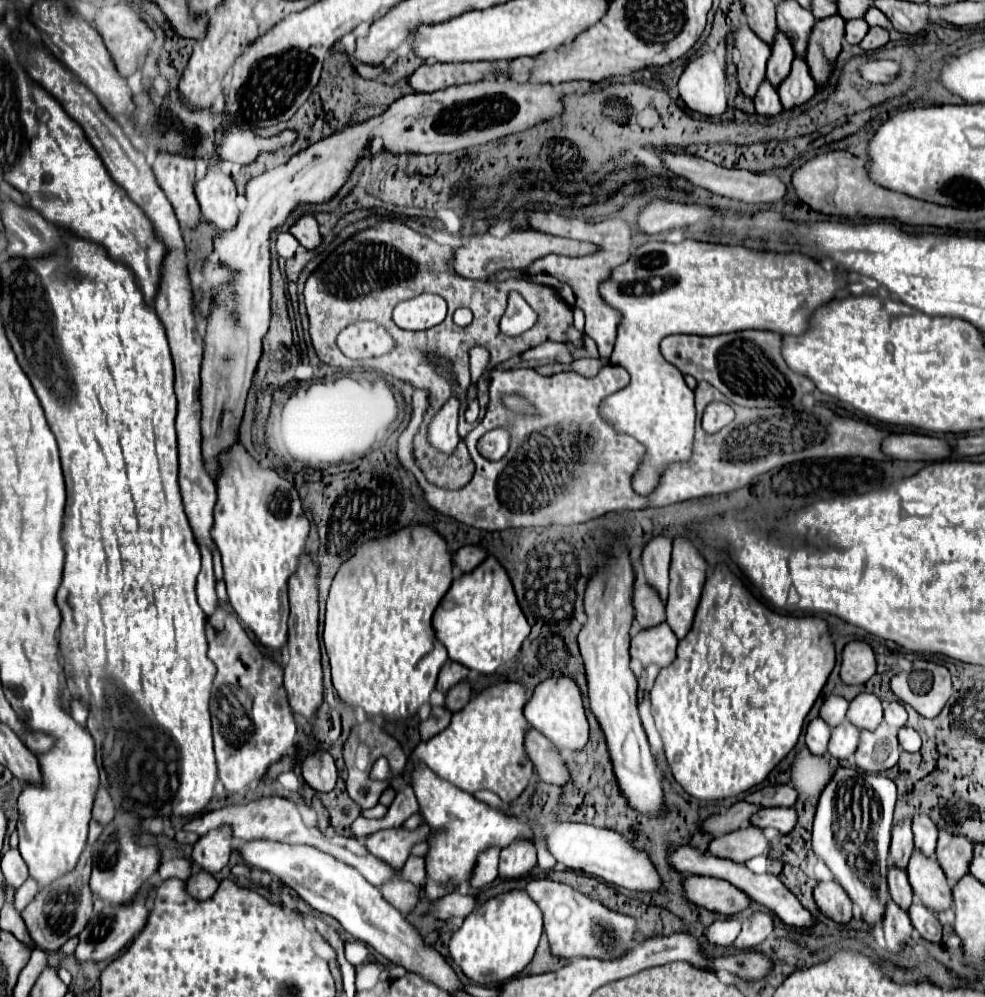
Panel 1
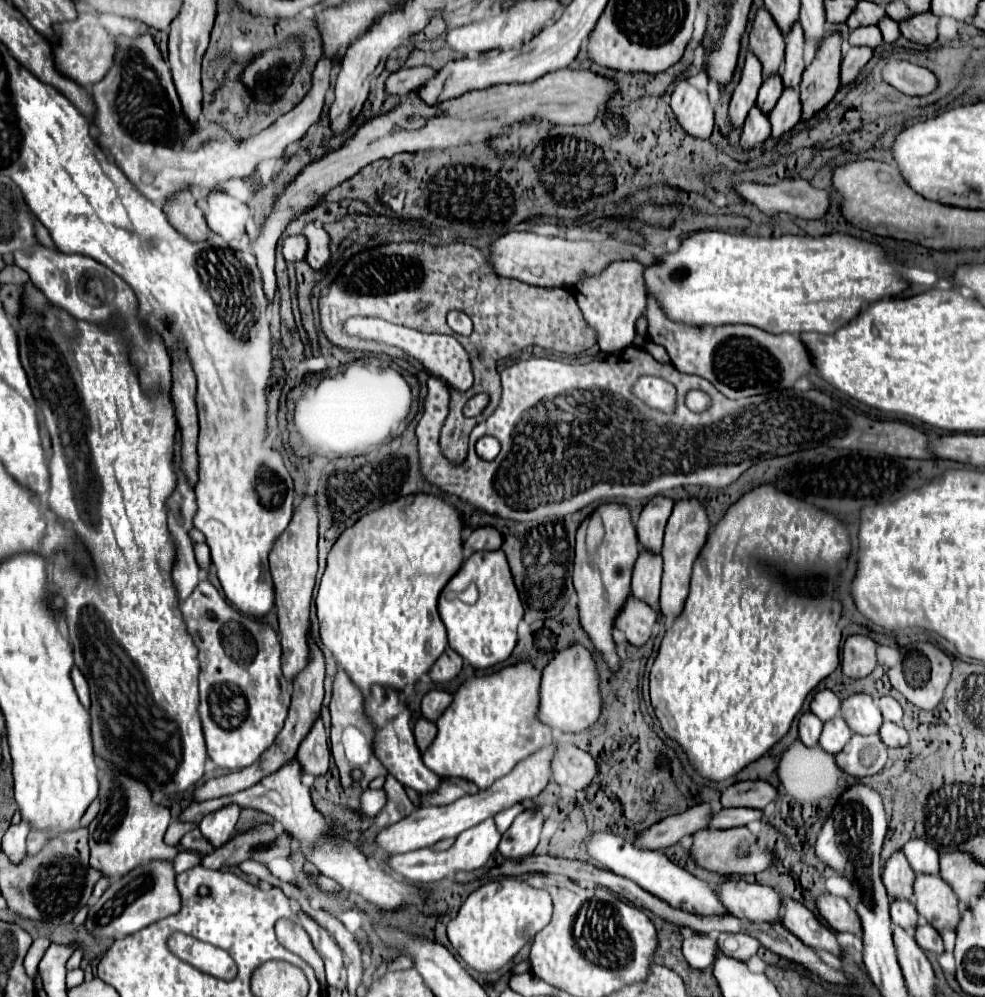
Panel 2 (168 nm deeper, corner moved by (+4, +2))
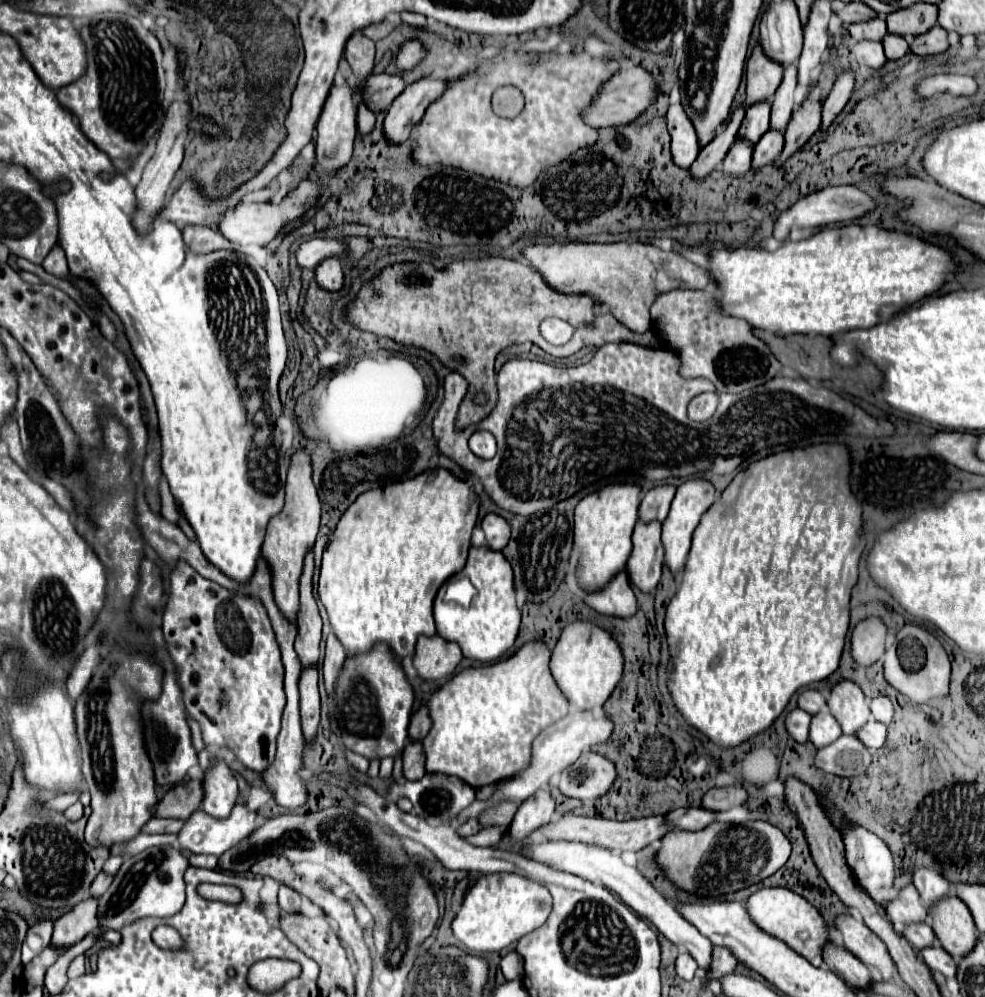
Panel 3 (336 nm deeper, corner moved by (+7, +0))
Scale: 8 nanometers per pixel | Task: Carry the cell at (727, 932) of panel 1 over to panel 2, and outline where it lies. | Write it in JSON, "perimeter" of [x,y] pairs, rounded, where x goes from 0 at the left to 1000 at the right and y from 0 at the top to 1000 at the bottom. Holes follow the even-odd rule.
{"perimeter":[[[706,935],[693,943],[693,959],[699,965],[699,969],[708,973],[722,969],[728,961],[728,953],[730,953],[728,943],[718,937]]]}

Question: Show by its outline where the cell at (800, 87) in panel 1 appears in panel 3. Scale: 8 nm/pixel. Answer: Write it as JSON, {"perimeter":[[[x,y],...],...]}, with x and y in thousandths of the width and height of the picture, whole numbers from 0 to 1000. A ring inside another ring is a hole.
{"perimeter":[[[780,130],[772,142],[765,146],[763,152],[763,171],[772,171],[780,164],[786,162],[786,158],[794,152],[796,148],[796,134],[788,130]]]}

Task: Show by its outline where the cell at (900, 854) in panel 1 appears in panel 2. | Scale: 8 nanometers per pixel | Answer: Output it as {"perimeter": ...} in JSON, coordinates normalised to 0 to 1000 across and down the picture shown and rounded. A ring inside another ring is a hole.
{"perimeter":[[[909,853],[896,867],[896,887],[901,891],[903,901],[927,903],[927,883],[929,875],[925,873],[919,857],[915,853]]]}

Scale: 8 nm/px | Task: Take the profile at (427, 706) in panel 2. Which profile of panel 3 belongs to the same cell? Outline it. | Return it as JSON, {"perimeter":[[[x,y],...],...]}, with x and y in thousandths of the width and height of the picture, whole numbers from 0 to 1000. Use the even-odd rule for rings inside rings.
{"perimeter":[[[428,708],[428,710],[426,710],[422,716],[418,716],[418,720],[416,720],[414,742],[418,742],[418,744],[430,742],[430,738],[432,738],[435,732],[437,732],[437,726],[439,726],[439,722],[437,722],[437,718],[435,718],[435,712],[432,712],[432,708]]]}

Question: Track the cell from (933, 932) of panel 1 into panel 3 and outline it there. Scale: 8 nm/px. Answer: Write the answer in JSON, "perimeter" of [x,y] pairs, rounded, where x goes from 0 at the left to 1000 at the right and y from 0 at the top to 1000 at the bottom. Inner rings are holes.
{"perimeter":[[[954,947],[938,951],[938,953],[934,953],[934,957],[938,959],[938,965],[942,967],[942,971],[946,975],[954,975],[958,981],[971,979],[971,965]]]}

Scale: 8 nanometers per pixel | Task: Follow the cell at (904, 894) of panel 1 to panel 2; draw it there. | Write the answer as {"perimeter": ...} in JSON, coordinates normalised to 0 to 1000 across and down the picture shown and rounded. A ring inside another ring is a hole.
{"perimeter":[[[917,901],[905,903],[905,923],[907,923],[907,927],[913,927],[915,931],[923,933],[923,937],[927,937],[927,933],[931,929],[931,921],[933,921],[933,917],[931,917],[931,913],[925,905],[921,905]]]}

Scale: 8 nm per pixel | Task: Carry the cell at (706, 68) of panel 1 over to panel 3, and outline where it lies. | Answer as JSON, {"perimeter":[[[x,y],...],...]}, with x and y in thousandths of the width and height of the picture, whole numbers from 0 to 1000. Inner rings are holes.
{"perimeter":[[[680,104],[676,120],[678,120],[680,150],[682,150],[684,164],[688,169],[701,169],[701,164],[711,154],[707,130],[703,122],[698,120],[698,116],[694,114],[694,108],[690,104]]]}

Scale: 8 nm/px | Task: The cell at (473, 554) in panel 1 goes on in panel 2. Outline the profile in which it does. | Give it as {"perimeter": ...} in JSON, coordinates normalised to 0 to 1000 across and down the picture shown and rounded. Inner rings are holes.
{"perimeter":[[[484,530],[474,542],[472,542],[472,550],[478,550],[480,554],[486,552],[507,552],[511,546],[509,536],[503,530]]]}

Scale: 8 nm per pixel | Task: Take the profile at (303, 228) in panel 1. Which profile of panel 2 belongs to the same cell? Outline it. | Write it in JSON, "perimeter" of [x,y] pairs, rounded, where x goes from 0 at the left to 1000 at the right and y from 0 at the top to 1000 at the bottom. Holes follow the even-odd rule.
{"perimeter":[[[314,223],[308,229],[308,237],[312,239],[312,257],[310,257],[310,261],[320,271],[328,269],[334,261],[334,235],[326,227],[320,227],[320,225]]]}

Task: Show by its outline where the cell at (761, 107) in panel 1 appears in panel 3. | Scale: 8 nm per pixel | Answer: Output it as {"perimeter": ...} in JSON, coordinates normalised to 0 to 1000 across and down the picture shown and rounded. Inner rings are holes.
{"perimeter":[[[749,140],[743,144],[743,148],[739,150],[735,162],[733,162],[733,173],[737,177],[755,177],[761,171],[761,162],[763,162],[763,144],[759,144],[757,140]]]}

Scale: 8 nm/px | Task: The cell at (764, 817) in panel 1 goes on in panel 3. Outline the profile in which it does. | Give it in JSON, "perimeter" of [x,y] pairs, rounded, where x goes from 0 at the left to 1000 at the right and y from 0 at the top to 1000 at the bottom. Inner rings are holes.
{"perimeter":[[[688,810],[686,814],[674,816],[678,826],[682,826],[684,832],[711,832],[717,830],[721,824],[725,824],[727,816],[715,810]]]}

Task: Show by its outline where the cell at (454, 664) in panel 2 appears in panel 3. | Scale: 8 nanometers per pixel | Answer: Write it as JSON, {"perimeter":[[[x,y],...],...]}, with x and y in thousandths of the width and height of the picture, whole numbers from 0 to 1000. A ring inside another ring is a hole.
{"perimeter":[[[426,638],[420,654],[420,670],[432,682],[445,682],[459,676],[469,662],[469,652],[463,644],[443,638]]]}

